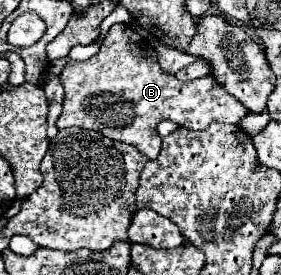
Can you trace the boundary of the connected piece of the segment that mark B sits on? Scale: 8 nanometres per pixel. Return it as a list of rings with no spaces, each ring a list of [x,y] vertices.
[[[113,25],[99,53],[87,61],[69,59],[59,79],[65,87],[63,111],[57,119],[59,129],[93,129],[137,147],[149,159],[159,155],[161,137],[157,123],[163,119],[171,119],[185,129],[207,129],[213,123],[237,125],[247,115],[247,109],[219,87],[213,77],[179,81],[175,75],[165,73],[157,63],[155,49],[139,39],[129,25]]]

